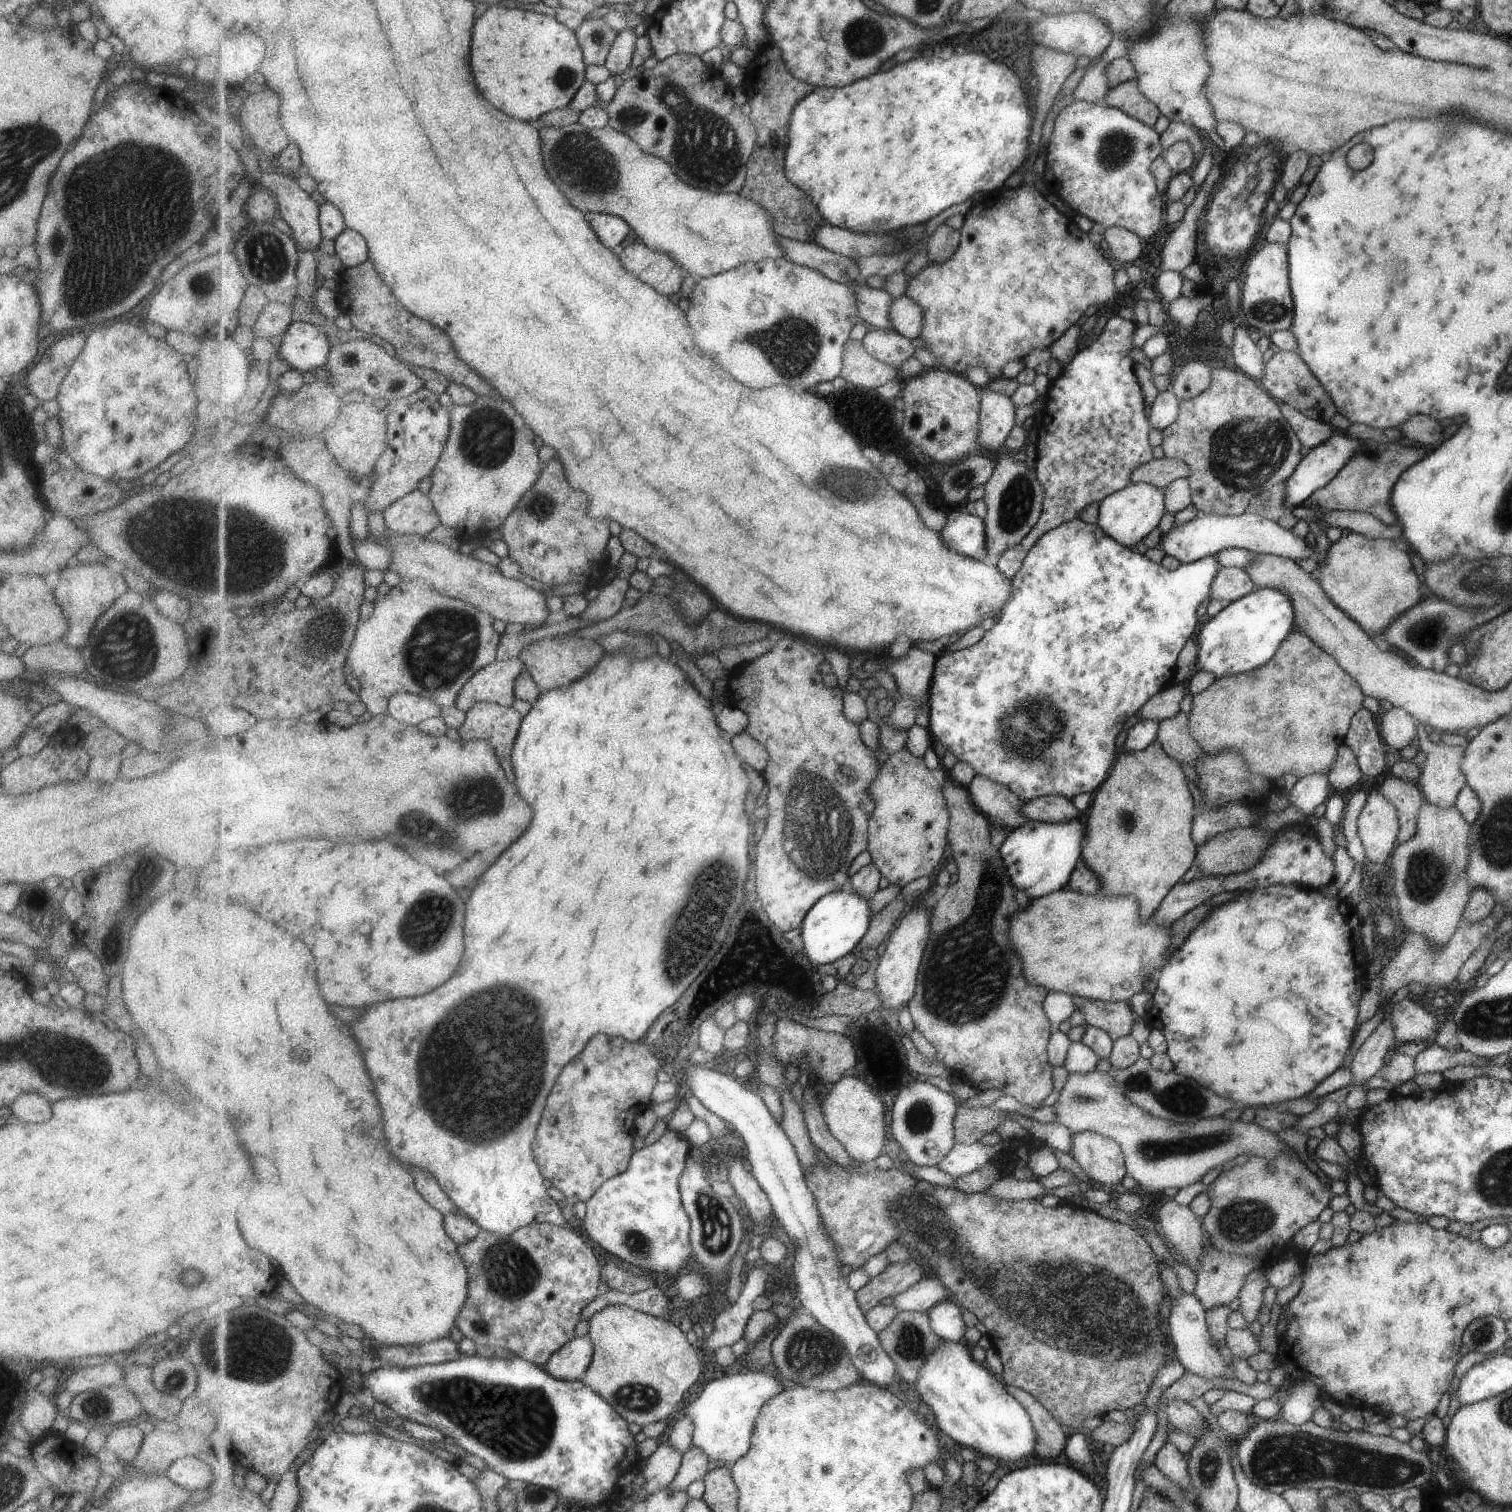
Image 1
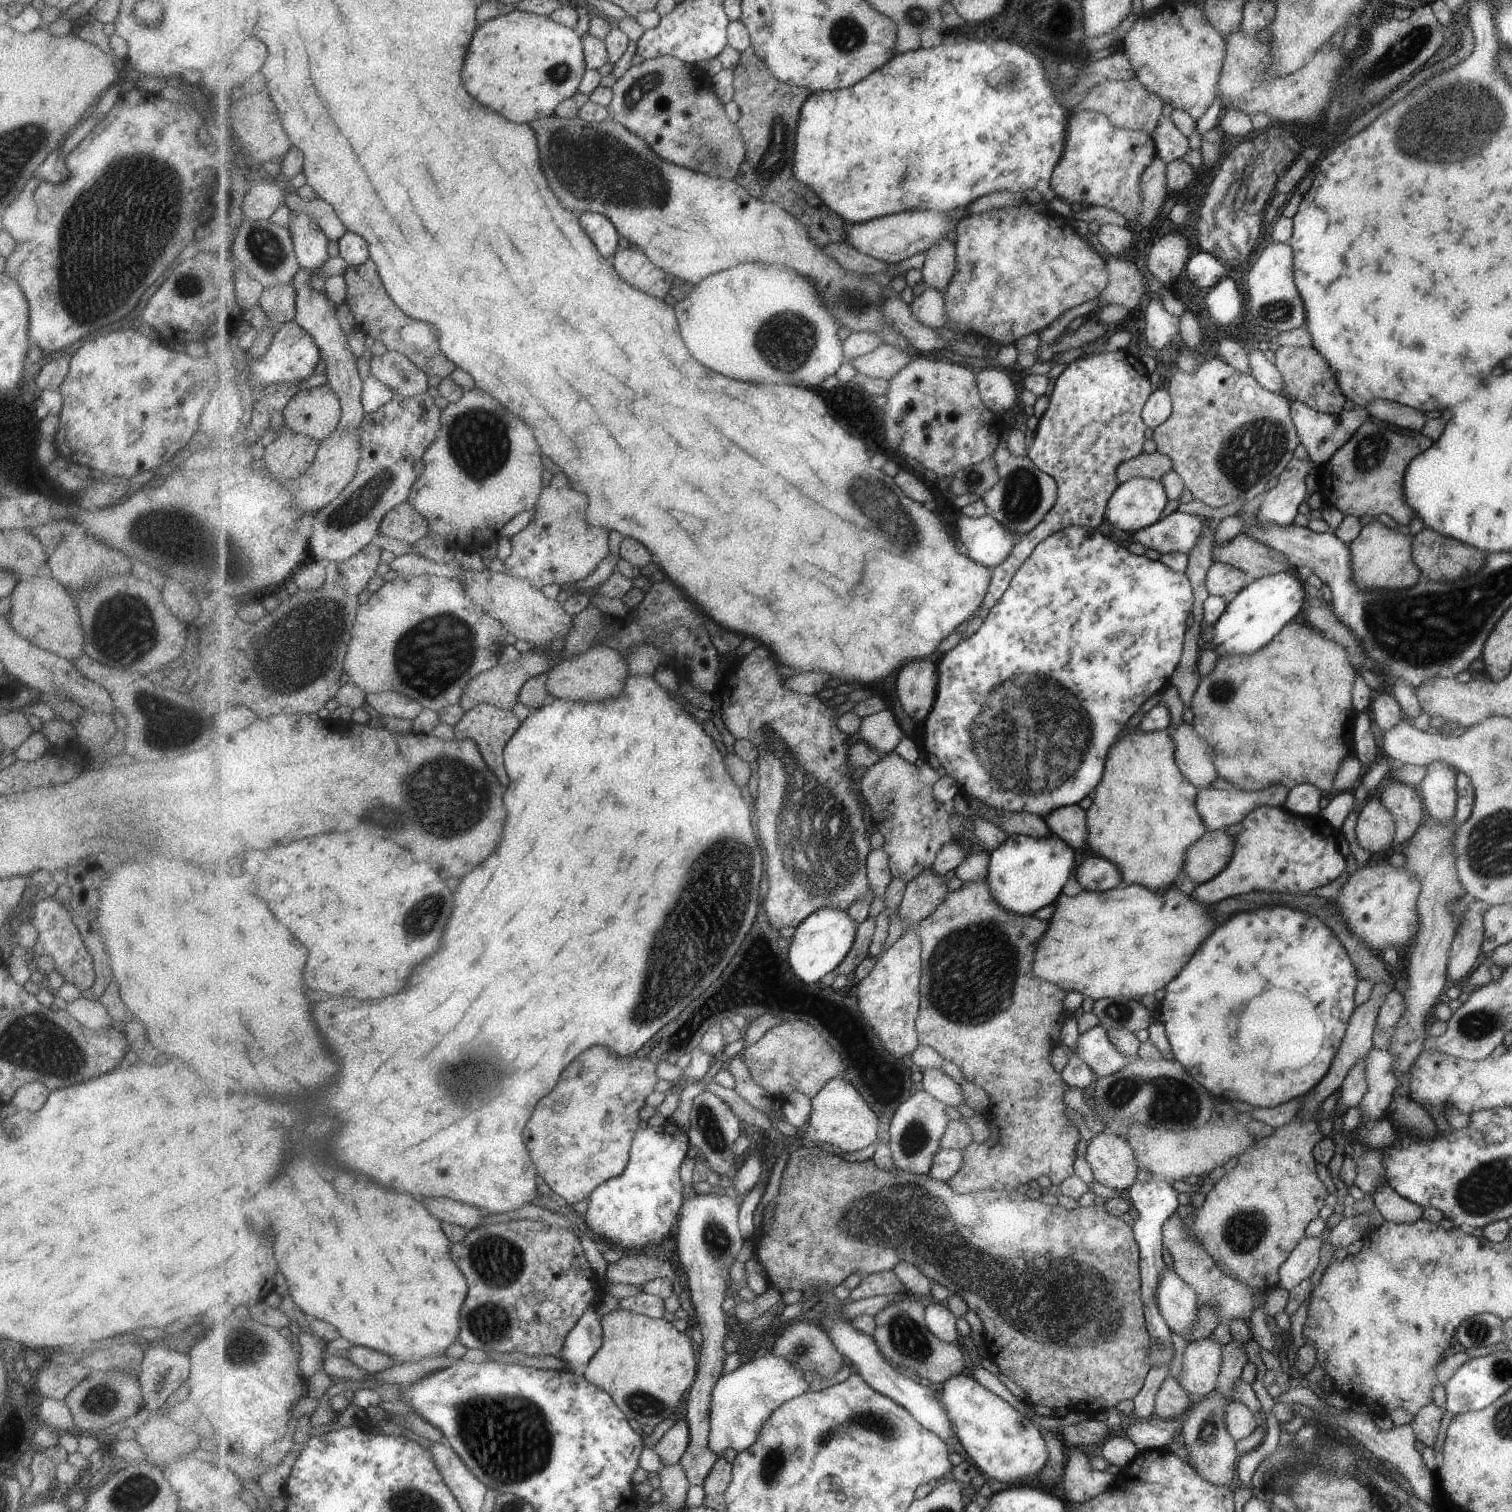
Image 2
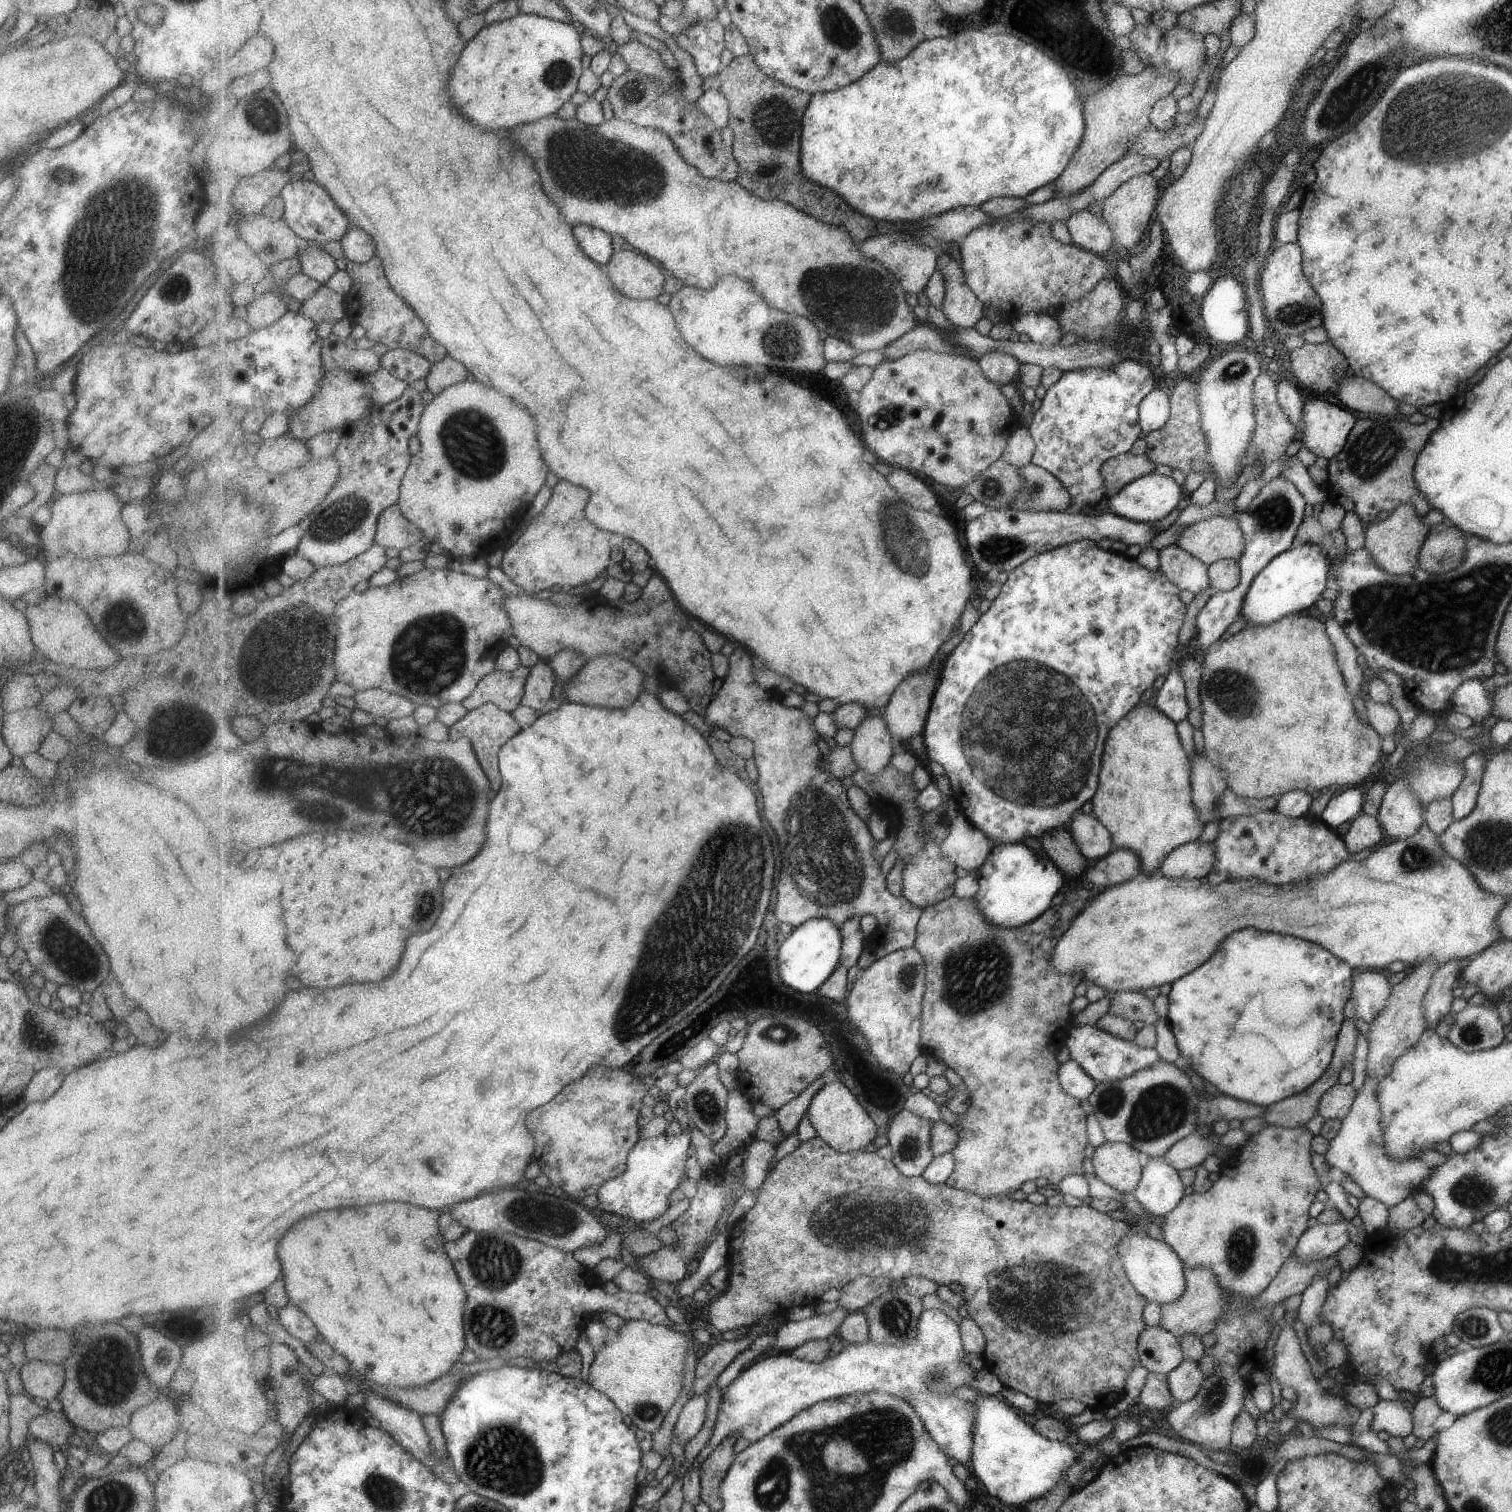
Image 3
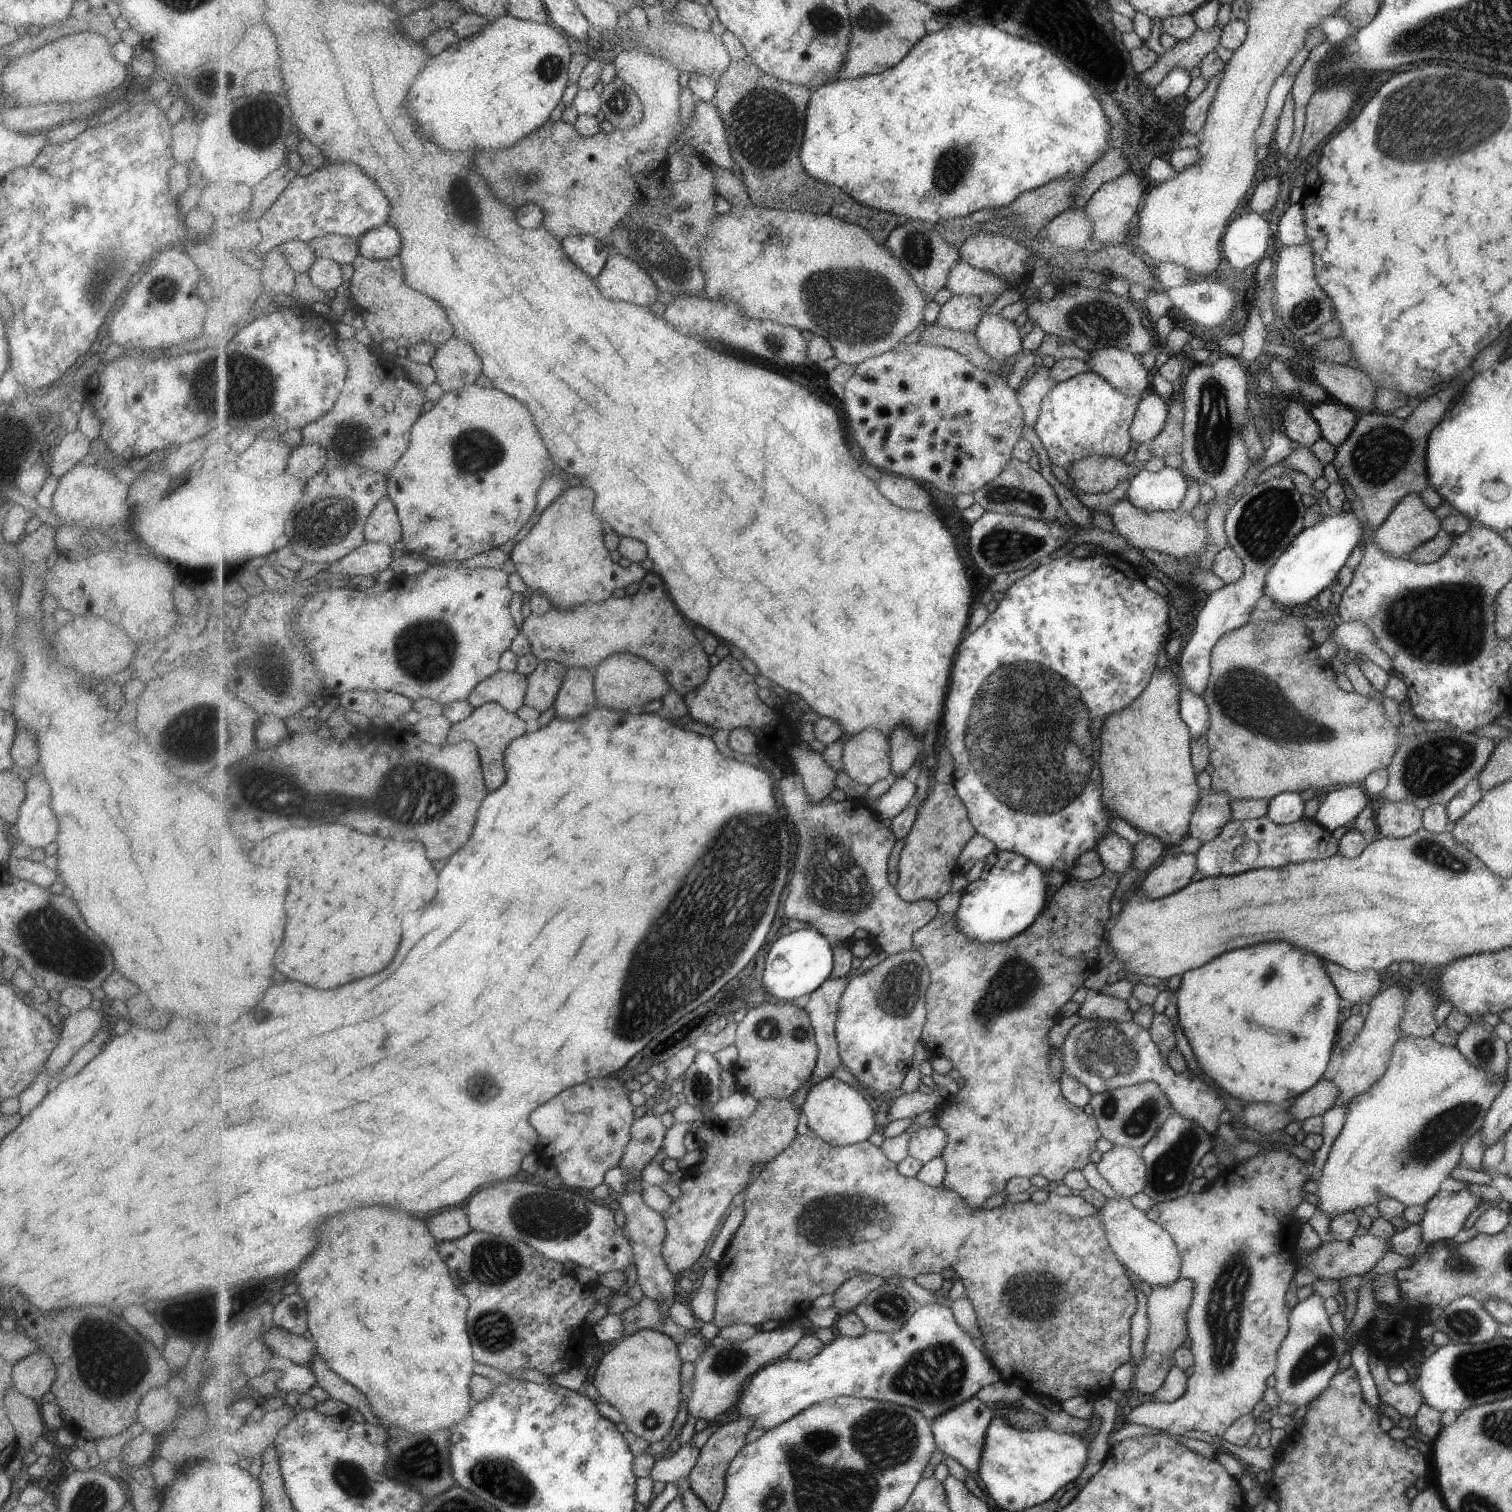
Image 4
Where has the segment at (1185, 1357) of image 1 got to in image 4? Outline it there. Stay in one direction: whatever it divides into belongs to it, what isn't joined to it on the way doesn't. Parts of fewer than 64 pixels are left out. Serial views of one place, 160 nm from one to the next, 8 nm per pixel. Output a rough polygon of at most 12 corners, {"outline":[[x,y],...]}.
{"outline":[[1129,1198],[1097,1215],[1112,1252],[1151,1288],[1178,1280],[1171,1236]]}

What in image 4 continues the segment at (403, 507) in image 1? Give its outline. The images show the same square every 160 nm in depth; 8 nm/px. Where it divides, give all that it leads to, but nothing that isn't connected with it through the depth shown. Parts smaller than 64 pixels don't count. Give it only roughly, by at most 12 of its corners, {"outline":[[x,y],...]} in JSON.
{"outline":[[385,498],[369,516],[366,541],[403,538],[398,509]]}

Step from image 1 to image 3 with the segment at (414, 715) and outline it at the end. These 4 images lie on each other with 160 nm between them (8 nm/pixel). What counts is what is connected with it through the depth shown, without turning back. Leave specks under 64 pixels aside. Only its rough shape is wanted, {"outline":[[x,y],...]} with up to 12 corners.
{"outline":[[382,689],[356,691],[356,708],[378,722],[405,718],[418,708]]}

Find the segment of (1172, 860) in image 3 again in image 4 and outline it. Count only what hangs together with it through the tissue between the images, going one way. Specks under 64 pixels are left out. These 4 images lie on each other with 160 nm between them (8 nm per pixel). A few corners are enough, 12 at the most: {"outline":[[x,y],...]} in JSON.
{"outline":[[1173,854],[1136,886],[1161,899],[1186,887],[1194,854]]}

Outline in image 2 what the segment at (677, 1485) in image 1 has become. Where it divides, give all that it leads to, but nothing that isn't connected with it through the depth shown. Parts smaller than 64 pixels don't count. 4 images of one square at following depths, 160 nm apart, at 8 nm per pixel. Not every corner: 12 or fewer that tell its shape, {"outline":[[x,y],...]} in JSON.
{"outline":[[688,1189],[677,1255],[704,1343],[688,1392],[680,1464],[703,1485],[721,1380],[729,1277],[743,1234],[733,1198]]}

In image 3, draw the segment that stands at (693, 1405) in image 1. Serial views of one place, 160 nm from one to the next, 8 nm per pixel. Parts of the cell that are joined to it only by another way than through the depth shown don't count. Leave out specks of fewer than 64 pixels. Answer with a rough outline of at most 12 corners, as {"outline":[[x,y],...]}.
{"outline":[[924,1310],[909,1345],[769,1353],[725,1388],[698,1468],[823,1400],[962,1395],[960,1324]]}

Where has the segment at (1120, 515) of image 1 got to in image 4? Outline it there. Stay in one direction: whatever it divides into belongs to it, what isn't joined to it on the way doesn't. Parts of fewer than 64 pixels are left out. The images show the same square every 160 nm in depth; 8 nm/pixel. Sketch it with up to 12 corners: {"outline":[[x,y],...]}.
{"outline":[[1142,469],[1126,500],[1145,511],[1180,508],[1187,478]]}

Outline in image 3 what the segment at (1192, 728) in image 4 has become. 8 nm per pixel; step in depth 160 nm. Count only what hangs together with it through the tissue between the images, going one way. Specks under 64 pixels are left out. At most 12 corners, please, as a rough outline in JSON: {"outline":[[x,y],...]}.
{"outline":[[1171,656],[1169,676],[1152,702],[1175,723],[1187,718],[1185,682]]}

